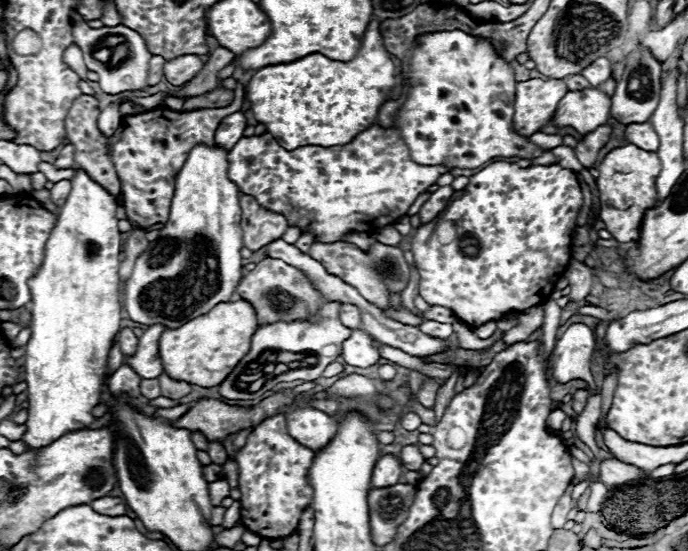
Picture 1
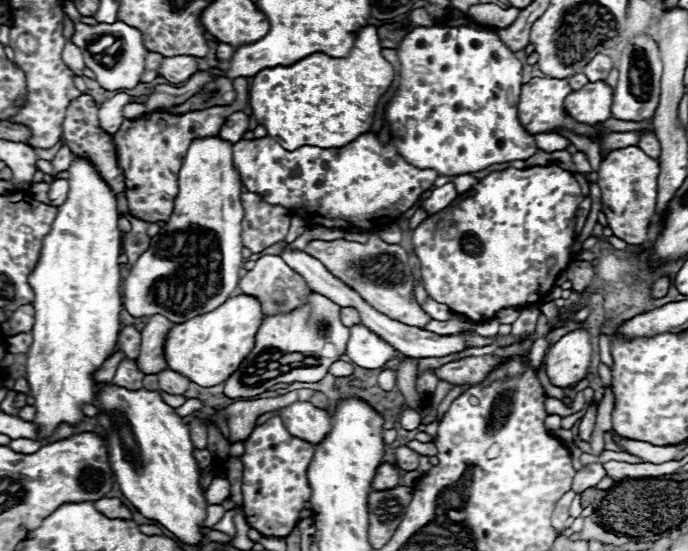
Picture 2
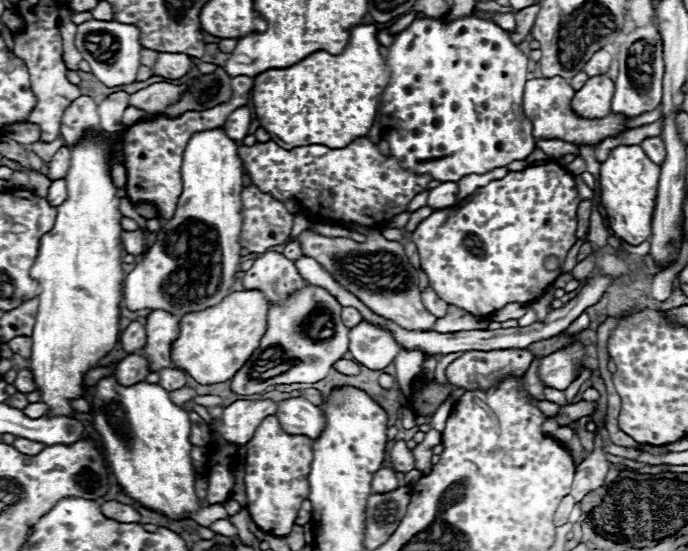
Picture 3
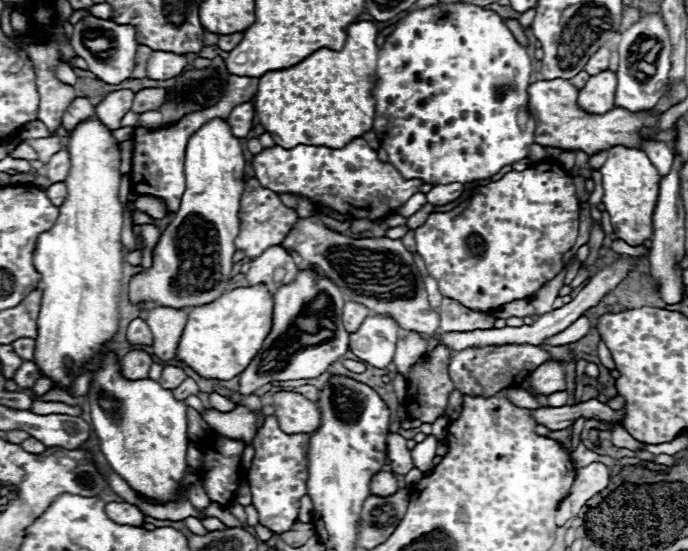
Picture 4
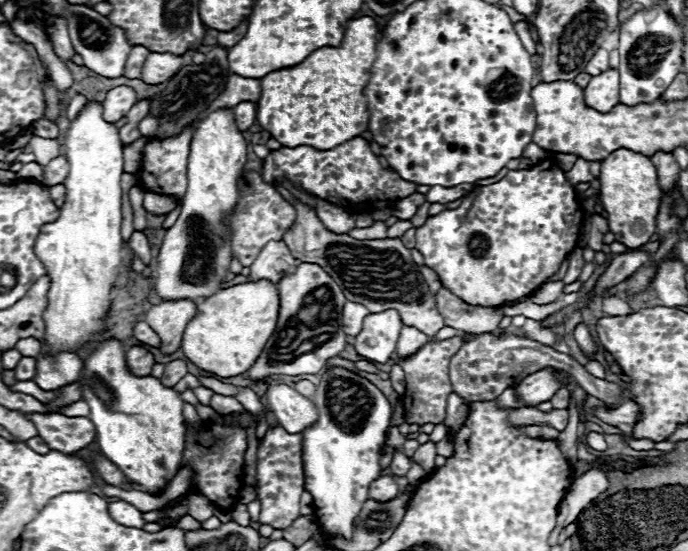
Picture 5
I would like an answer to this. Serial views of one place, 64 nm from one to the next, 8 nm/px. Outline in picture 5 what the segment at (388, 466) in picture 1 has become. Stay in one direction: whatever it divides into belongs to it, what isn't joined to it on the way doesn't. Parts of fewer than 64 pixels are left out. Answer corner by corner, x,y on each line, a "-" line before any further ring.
380,476
370,484
370,498
376,498
380,502
386,502
388,498
394,498
398,494
398,486
392,476

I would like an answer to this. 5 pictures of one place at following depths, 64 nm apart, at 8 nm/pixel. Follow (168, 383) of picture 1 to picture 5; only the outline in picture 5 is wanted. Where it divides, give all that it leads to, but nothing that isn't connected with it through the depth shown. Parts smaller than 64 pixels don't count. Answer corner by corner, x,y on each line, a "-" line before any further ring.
174,360
174,362
170,362
170,364
166,364
166,370
164,370
164,376
160,378
160,382
164,384
164,386
176,386
184,376
188,374
188,370
186,370
186,364
182,362
182,360

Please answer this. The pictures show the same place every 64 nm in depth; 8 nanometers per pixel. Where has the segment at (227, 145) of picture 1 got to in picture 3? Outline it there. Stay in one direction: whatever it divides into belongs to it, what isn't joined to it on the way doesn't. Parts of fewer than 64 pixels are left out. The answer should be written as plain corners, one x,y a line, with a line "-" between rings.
242,106
240,110
234,110
228,116
228,120
224,124
224,132
230,140
240,142
248,134
248,126
250,126
250,110
246,106

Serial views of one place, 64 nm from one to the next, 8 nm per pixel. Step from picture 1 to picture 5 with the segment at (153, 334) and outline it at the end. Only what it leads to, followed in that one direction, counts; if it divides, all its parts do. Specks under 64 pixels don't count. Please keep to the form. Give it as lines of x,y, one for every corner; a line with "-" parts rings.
192,300
162,302
146,312
146,322
160,338
160,352
174,354
180,348
182,332
190,318
196,314
196,304

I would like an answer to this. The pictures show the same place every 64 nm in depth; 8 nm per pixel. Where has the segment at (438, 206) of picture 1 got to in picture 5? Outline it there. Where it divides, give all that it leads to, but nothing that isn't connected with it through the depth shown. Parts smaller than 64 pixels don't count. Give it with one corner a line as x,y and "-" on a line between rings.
458,184
458,186
452,186
452,188
444,188
444,186
432,186
428,192
426,192
426,200
430,204
448,204
448,202
454,202
462,196
466,196
468,192
472,190
472,184

